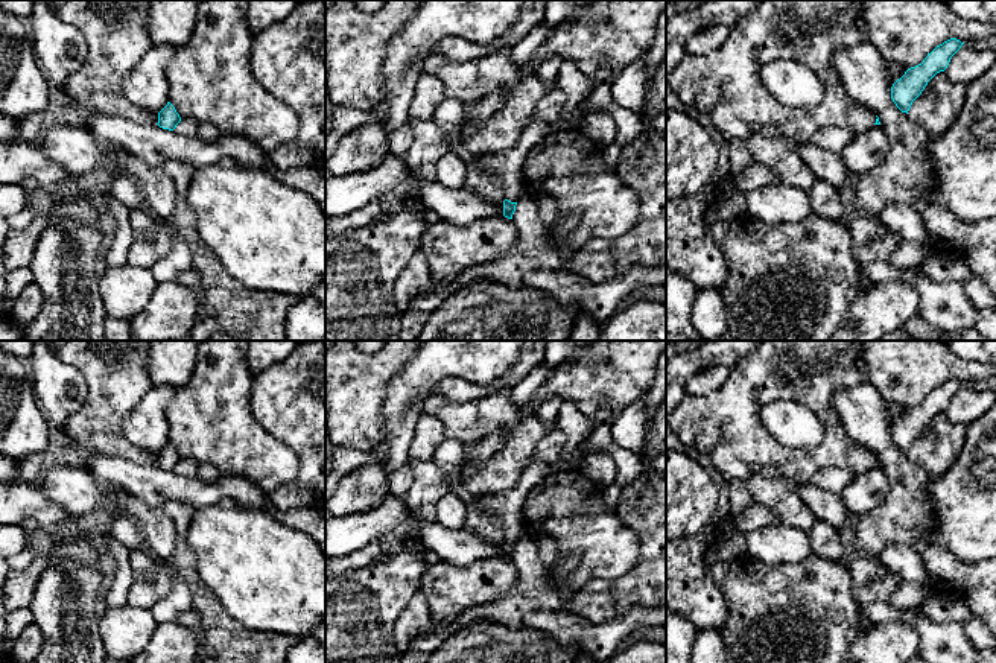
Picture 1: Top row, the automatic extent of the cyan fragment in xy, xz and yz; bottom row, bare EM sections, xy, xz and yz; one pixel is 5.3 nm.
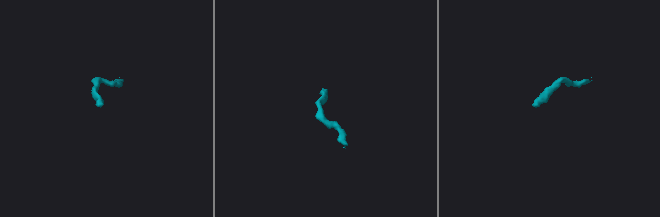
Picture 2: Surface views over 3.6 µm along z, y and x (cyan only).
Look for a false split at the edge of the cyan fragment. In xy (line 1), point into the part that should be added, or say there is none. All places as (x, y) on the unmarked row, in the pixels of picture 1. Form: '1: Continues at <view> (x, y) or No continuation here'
1: No continuation here

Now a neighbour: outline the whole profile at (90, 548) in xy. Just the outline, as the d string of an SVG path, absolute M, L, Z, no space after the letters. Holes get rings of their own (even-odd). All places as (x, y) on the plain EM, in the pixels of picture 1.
M108 532L94 534L85 537L78 543L62 543L56 546L47 546L44 554L50 564L59 558L79 560L85 558L94 563L102 554L111 554L117 563L117 570L109 590L105 595L106 608L119 608L126 604L128 592L132 582L131 557L132 554L114 540Z

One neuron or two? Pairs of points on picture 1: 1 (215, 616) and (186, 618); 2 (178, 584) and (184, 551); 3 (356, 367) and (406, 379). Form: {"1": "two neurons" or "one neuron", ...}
{"1": "two neurons", "2": "two neurons", "3": "two neurons"}

